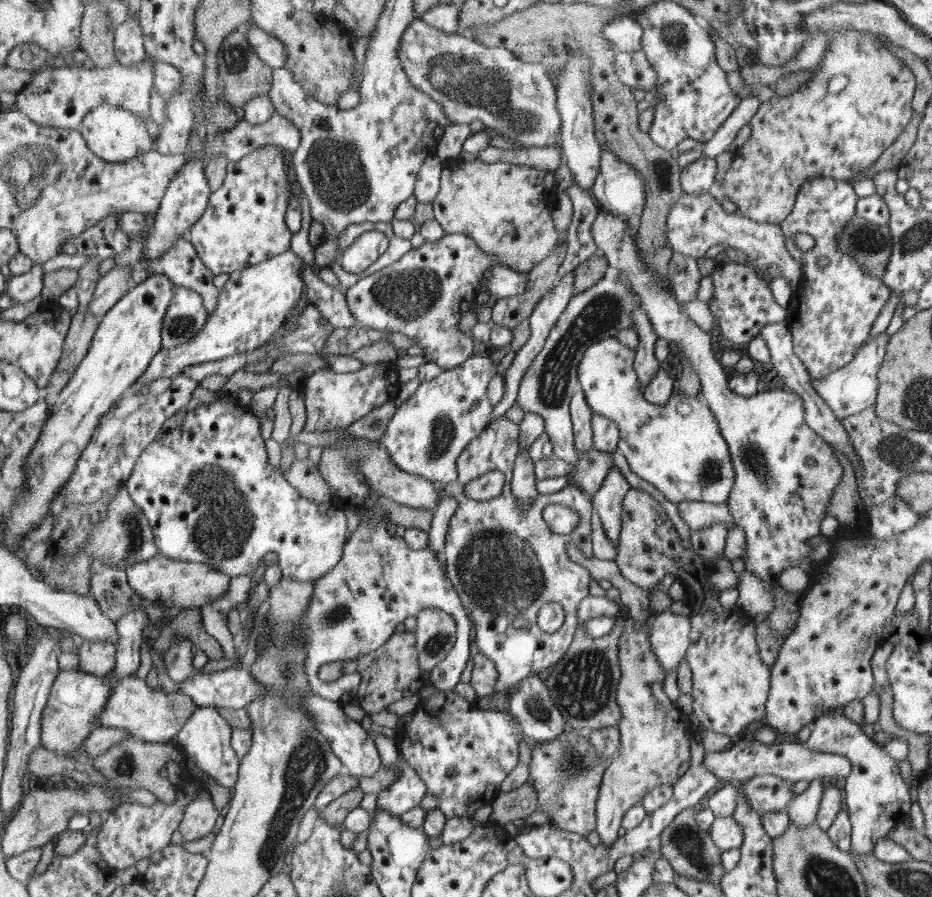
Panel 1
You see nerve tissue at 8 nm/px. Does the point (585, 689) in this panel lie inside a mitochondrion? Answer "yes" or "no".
yes

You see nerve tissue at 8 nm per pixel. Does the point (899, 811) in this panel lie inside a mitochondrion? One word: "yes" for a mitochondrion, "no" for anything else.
no

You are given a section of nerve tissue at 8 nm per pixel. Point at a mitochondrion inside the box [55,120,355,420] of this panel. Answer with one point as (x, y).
(180, 326)

